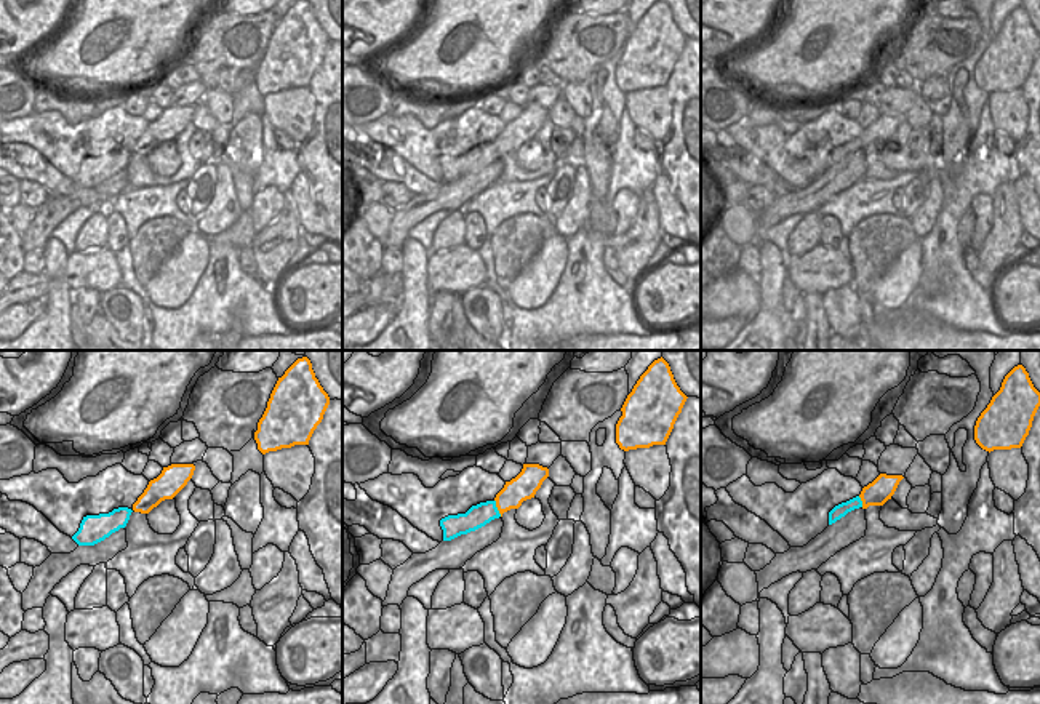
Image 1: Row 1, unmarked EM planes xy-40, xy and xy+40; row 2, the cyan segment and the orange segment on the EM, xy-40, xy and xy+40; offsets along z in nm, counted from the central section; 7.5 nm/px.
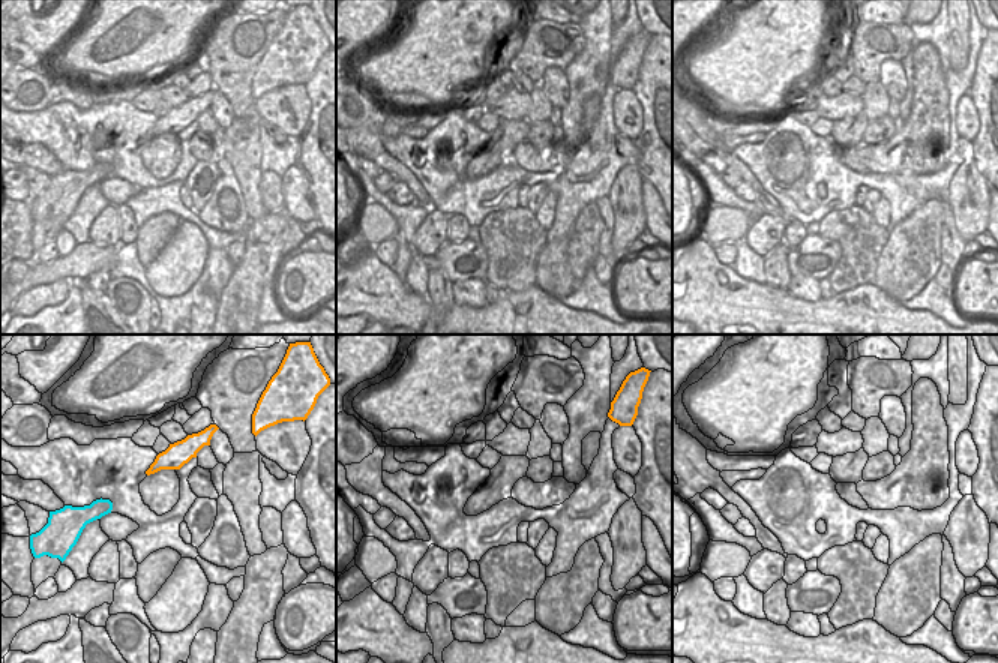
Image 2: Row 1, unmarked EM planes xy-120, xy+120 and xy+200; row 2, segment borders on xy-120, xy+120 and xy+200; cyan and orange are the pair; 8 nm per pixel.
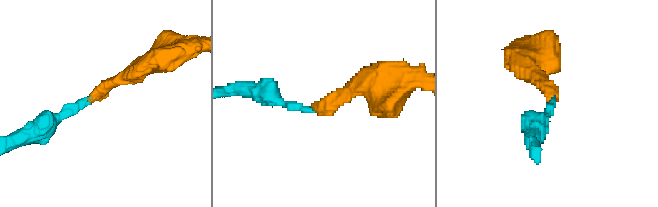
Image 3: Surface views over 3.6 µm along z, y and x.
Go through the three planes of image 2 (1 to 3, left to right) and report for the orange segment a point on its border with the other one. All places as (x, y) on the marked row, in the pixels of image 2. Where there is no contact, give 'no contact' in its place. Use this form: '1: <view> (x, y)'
1: no contact
2: no contact
3: no contact

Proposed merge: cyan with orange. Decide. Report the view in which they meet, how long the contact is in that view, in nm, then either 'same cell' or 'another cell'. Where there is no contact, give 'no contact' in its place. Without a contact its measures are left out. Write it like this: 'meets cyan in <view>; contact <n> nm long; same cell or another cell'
meets cyan in xy; contact 140 nm long; same cell

